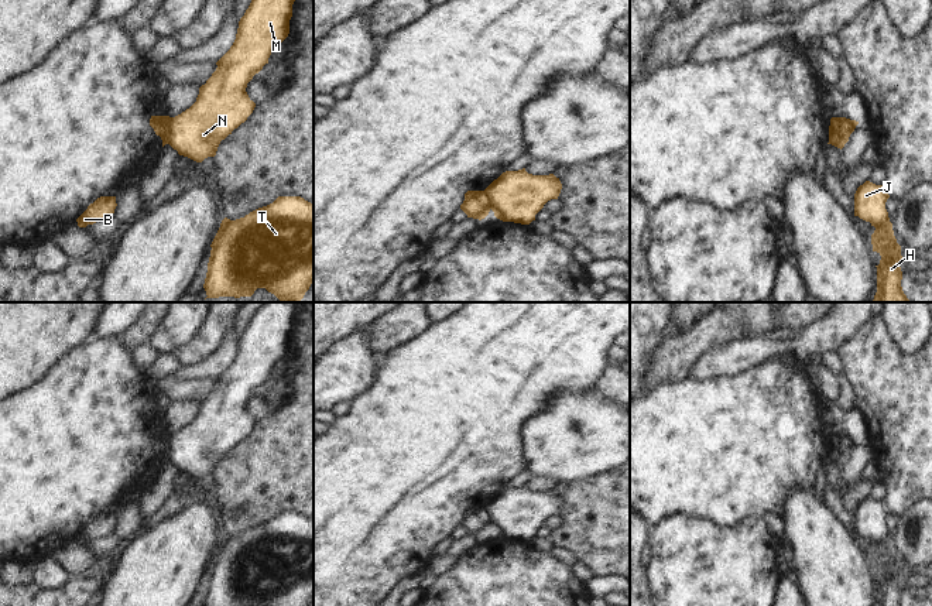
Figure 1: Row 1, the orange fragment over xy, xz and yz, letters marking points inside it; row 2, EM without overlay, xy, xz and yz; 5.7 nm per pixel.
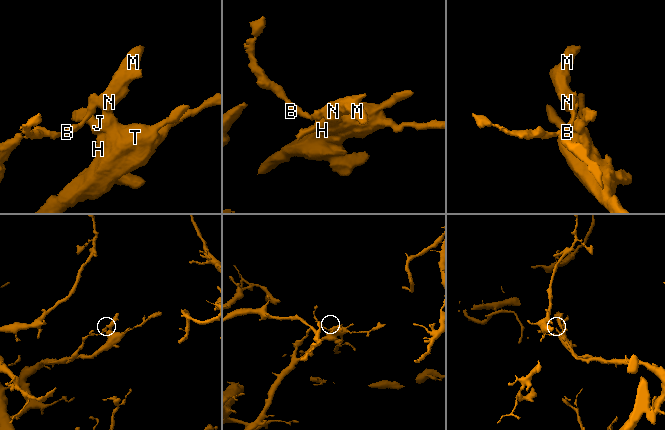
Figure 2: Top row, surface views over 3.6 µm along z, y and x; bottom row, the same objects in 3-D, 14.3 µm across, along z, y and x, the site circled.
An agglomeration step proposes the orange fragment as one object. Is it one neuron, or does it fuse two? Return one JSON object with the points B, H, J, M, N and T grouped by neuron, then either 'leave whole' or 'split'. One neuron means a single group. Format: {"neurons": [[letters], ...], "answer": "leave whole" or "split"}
{"neurons": [["B"], ["H", "J", "M", "N", "T"]], "answer": "split"}

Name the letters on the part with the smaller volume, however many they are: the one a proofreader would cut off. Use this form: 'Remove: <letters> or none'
Remove: B

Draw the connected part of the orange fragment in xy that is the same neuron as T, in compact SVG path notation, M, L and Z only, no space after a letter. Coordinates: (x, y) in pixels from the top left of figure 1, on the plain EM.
M278 513L244 534L225 534L210 564L205 606L309 606L313 520Z

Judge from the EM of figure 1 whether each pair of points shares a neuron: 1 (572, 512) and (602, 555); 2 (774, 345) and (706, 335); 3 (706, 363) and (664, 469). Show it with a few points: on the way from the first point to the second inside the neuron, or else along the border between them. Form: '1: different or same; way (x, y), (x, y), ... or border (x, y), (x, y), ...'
1: same; way (583, 520), (602, 538), (602, 544)
2: different; border (764, 335), (732, 339), (706, 352)
3: different; border (691, 376), (698, 379), (732, 377)

